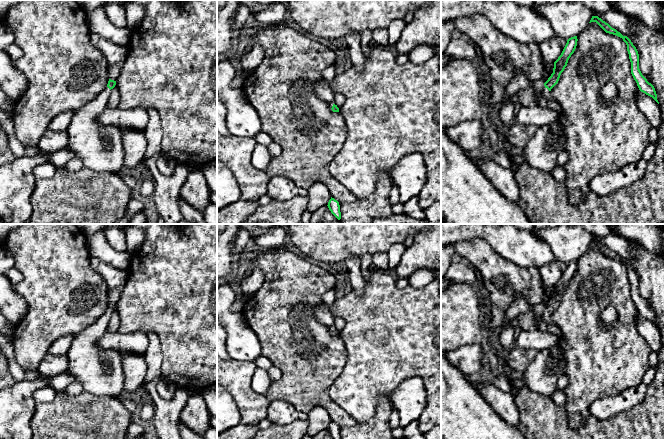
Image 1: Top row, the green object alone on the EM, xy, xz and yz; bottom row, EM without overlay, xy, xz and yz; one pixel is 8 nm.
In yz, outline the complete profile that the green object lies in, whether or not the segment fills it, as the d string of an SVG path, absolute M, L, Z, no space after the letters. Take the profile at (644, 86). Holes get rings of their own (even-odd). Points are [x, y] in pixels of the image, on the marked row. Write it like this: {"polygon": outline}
{"polygon": "M592 16L589 23L591 22L596 22L606 33L616 35L623 39L627 45L627 51L631 62L631 74L636 81L639 90L652 97L659 104L654 86L647 81L639 69L639 54L631 40L627 36L623 36L620 32L612 28L608 23L603 21L598 16Z"}

